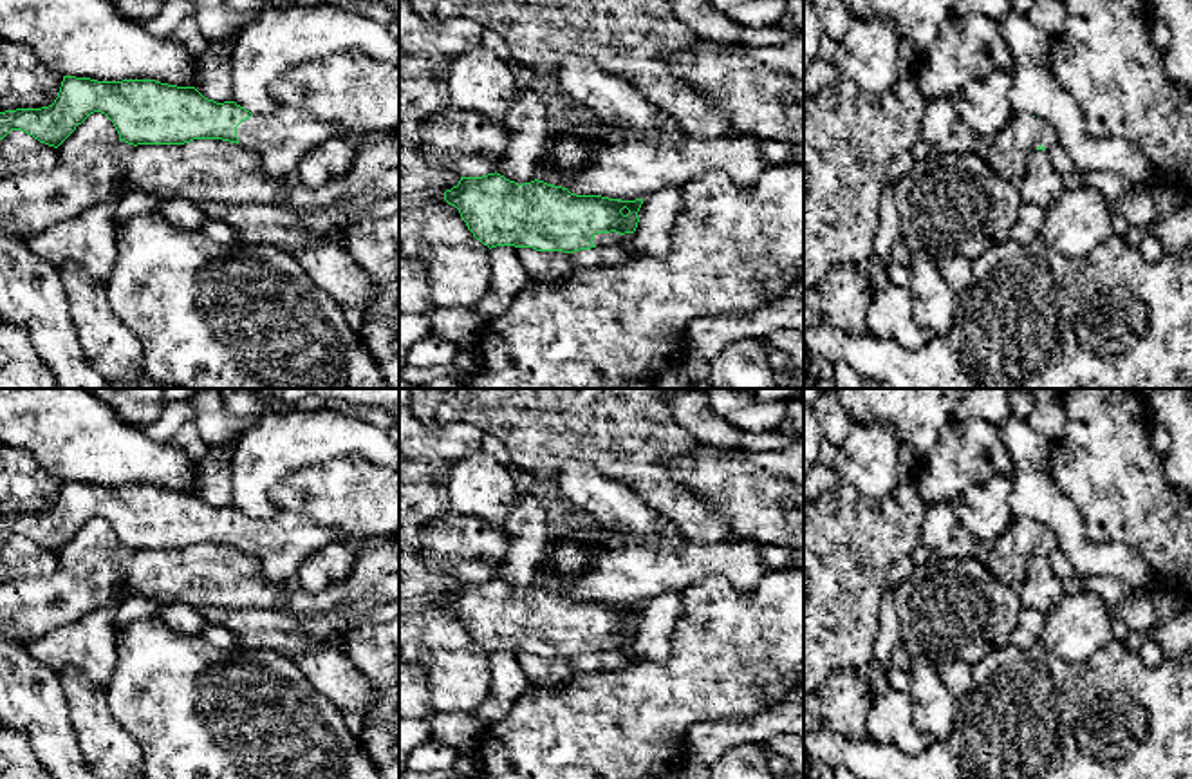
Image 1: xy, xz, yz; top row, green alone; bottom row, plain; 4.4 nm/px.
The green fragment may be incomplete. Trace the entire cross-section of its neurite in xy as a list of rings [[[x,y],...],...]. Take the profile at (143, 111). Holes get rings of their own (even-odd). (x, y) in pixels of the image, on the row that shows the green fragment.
[[[63,76],[58,98],[42,108],[0,112],[0,139],[11,130],[22,130],[40,143],[58,148],[90,114],[105,114],[116,127],[119,141],[128,145],[184,145],[193,139],[222,139],[237,143],[258,155],[262,168],[275,179],[293,179],[300,159],[332,137],[361,137],[336,128],[305,110],[278,107],[269,116],[256,116],[235,101],[217,103],[195,87],[177,87],[155,80],[98,81]]]

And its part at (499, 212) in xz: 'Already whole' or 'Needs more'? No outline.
Needs more

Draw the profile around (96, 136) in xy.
[[[94,112],[56,148],[58,163],[74,172],[88,172],[101,157],[114,152],[117,143],[114,123],[105,114]]]

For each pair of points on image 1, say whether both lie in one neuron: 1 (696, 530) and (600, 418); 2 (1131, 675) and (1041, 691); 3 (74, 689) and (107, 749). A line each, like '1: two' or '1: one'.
1: one
2: one
3: one

